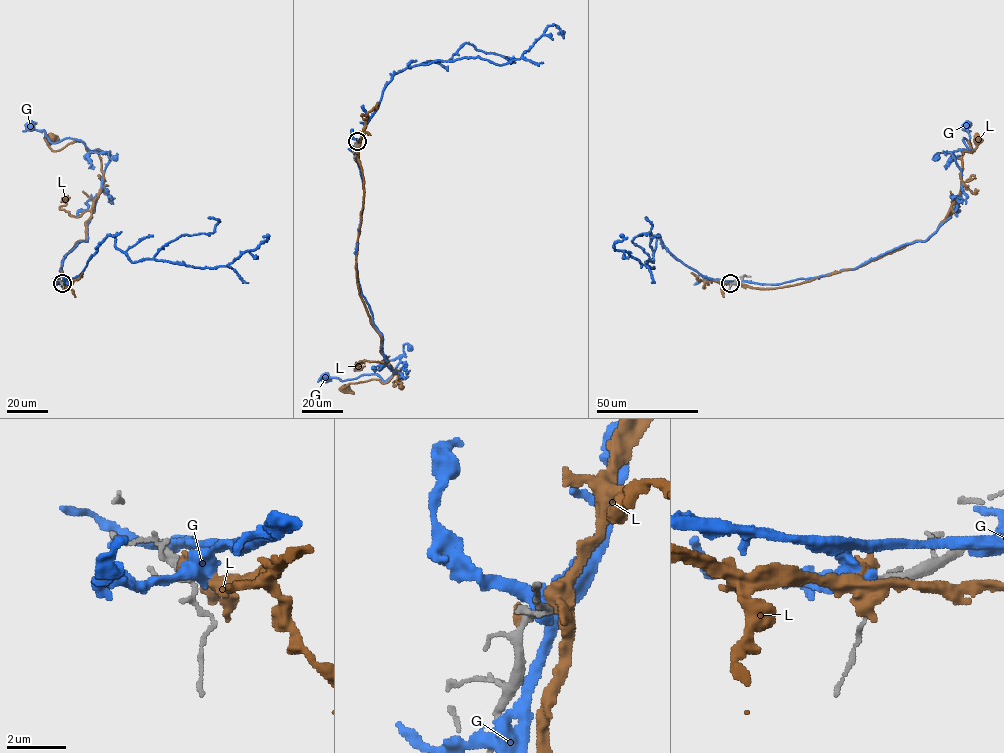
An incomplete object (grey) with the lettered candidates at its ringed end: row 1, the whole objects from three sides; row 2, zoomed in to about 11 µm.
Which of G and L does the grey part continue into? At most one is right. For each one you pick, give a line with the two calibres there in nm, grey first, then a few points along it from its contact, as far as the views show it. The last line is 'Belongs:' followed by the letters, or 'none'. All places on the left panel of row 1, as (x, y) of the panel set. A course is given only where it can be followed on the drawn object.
Belongs: none

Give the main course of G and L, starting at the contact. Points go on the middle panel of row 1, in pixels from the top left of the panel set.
G: (357, 140), (358, 280), (389, 367), (404, 365), (385, 380), (325, 376)
L: (357, 141), (363, 202), (356, 280), (381, 338), (381, 352), (398, 372), (384, 383), (369, 379), (345, 388)

